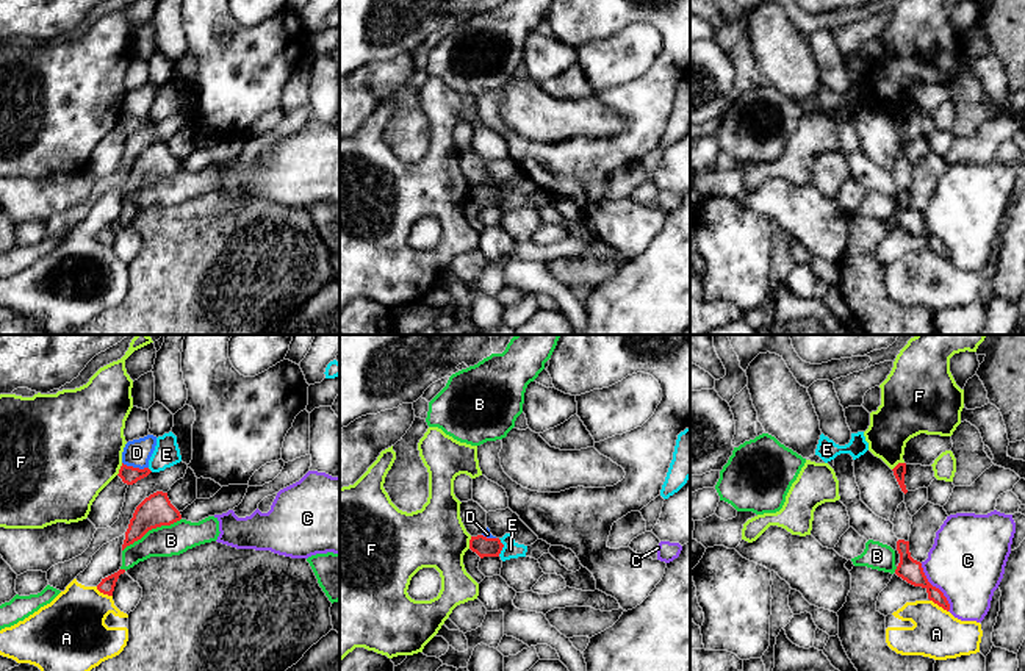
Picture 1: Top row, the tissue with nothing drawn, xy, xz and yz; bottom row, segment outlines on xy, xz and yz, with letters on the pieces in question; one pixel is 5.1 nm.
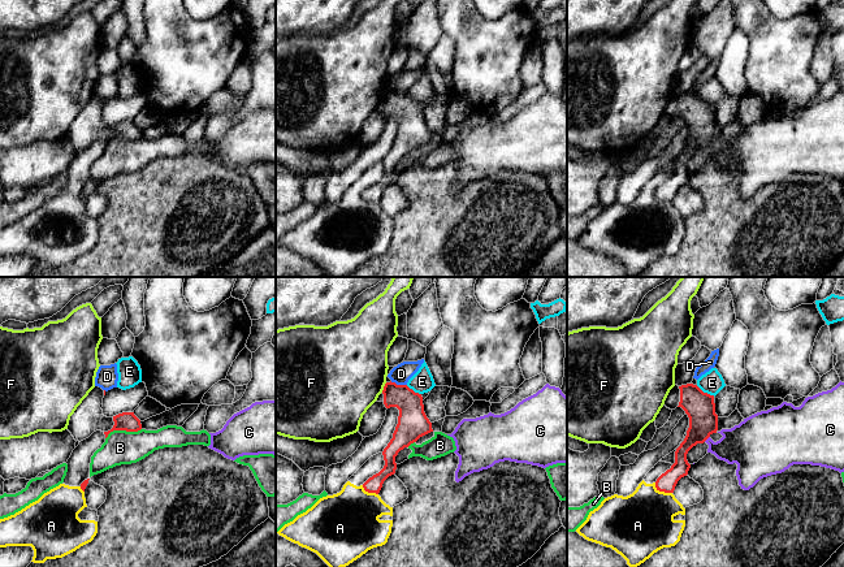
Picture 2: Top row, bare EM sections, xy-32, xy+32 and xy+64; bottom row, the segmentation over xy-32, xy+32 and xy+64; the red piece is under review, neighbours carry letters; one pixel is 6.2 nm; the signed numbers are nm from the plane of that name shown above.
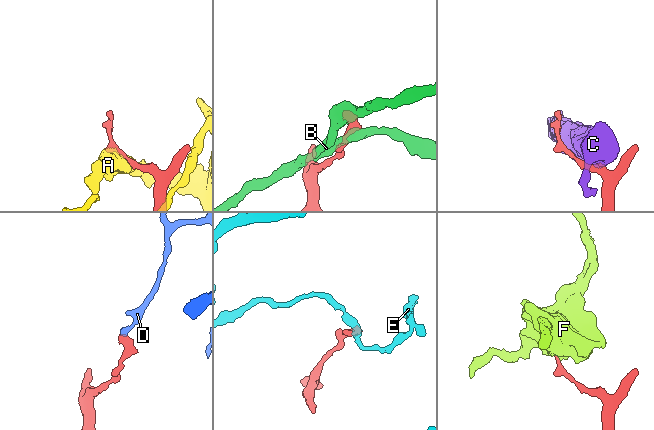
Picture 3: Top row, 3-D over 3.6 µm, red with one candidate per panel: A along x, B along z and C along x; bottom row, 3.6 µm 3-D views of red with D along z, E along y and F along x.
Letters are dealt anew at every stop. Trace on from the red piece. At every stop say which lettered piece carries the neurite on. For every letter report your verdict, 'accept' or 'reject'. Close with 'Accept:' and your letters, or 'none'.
A: reject
B: reject
C: reject
D: reject
E: reject
F: reject
Accept: none

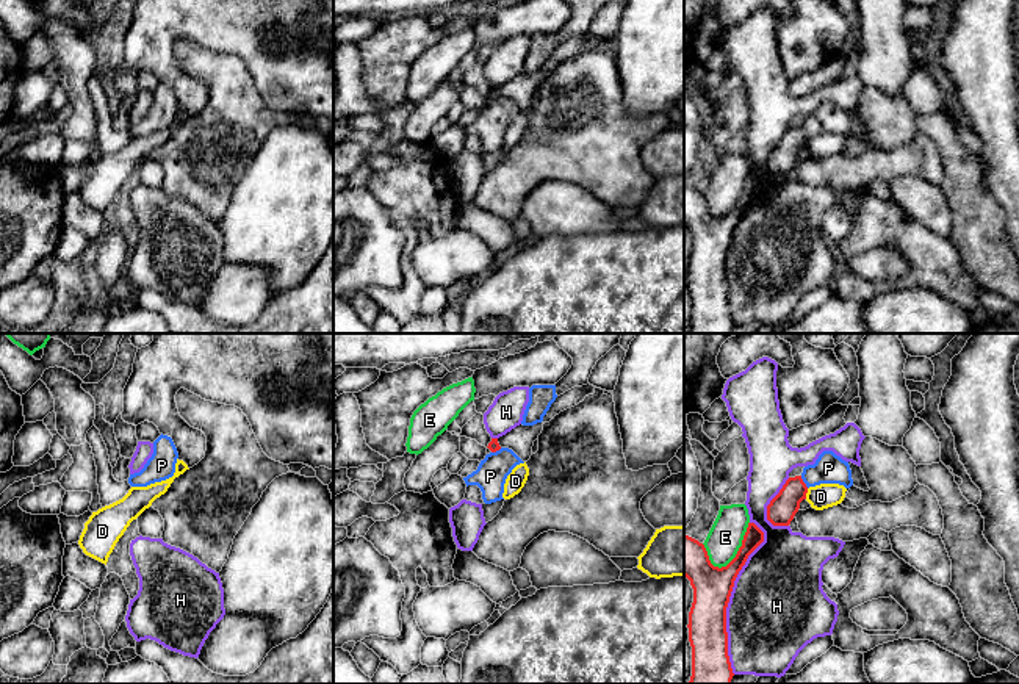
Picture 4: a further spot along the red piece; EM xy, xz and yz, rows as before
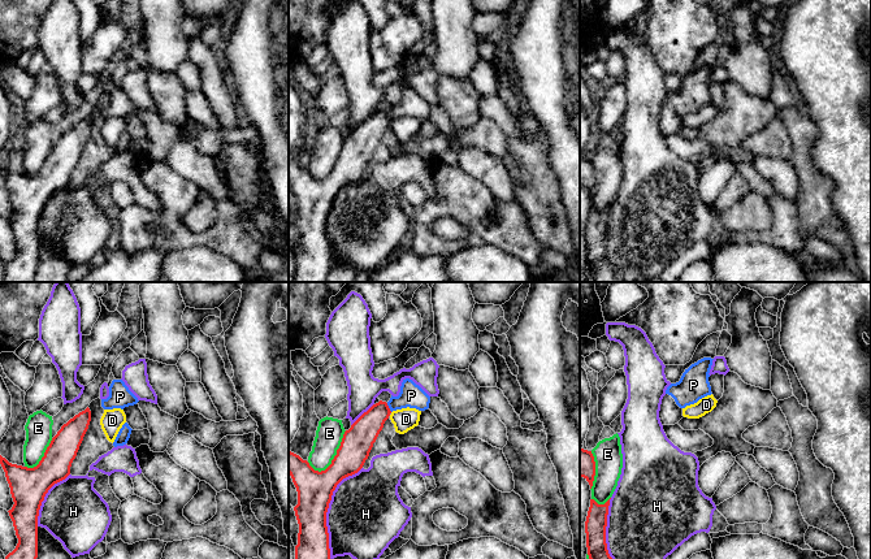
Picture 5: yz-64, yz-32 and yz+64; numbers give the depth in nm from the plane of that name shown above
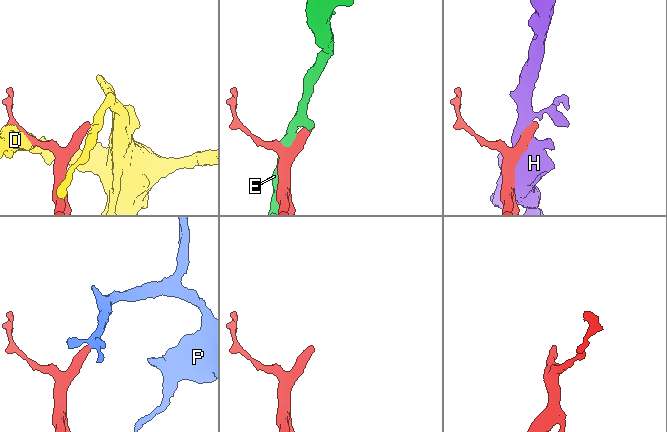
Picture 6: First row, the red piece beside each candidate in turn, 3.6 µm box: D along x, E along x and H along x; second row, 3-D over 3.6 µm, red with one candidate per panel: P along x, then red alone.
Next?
D: reject
E: reject
H: reject
P: accept
Accept: P

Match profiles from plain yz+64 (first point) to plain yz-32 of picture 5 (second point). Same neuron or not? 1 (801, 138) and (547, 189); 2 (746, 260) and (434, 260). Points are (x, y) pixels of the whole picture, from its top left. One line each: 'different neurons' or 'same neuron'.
1: same neuron
2: different neurons

